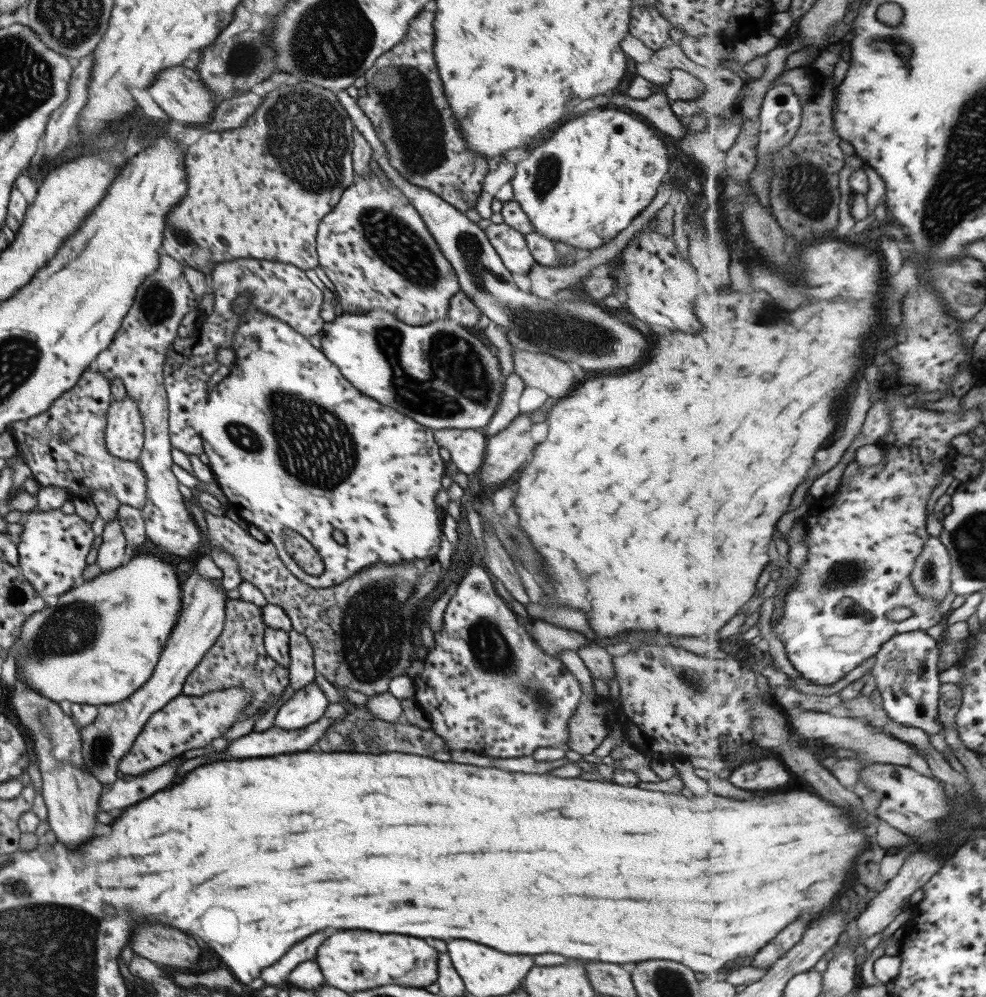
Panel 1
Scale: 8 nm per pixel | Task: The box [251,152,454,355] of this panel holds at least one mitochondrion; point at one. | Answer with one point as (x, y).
(391, 238)

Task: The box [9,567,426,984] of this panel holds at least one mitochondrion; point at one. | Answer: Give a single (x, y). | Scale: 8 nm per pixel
(75, 627)

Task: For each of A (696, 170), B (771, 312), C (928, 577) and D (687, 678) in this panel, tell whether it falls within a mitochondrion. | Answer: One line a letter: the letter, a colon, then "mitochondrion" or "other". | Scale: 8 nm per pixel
A: other
B: mitochondrion
C: mitochondrion
D: mitochondrion

